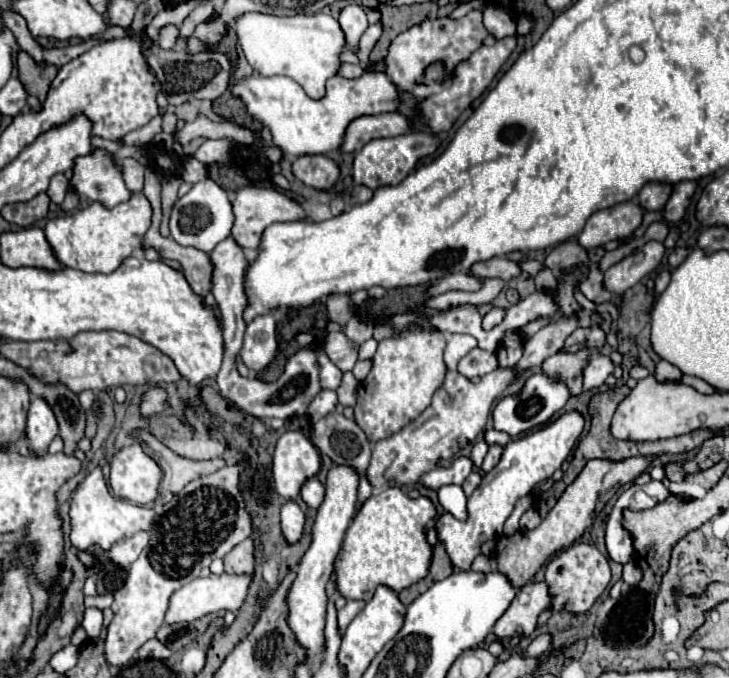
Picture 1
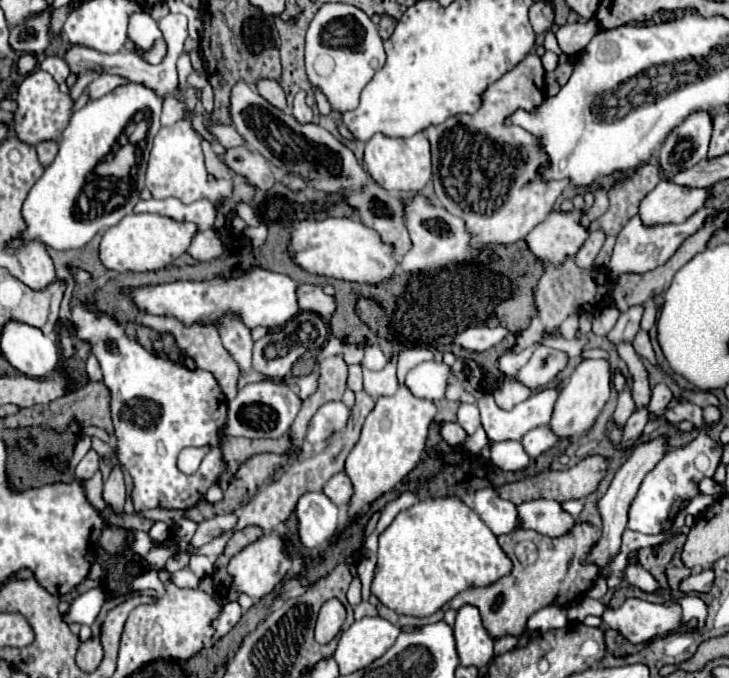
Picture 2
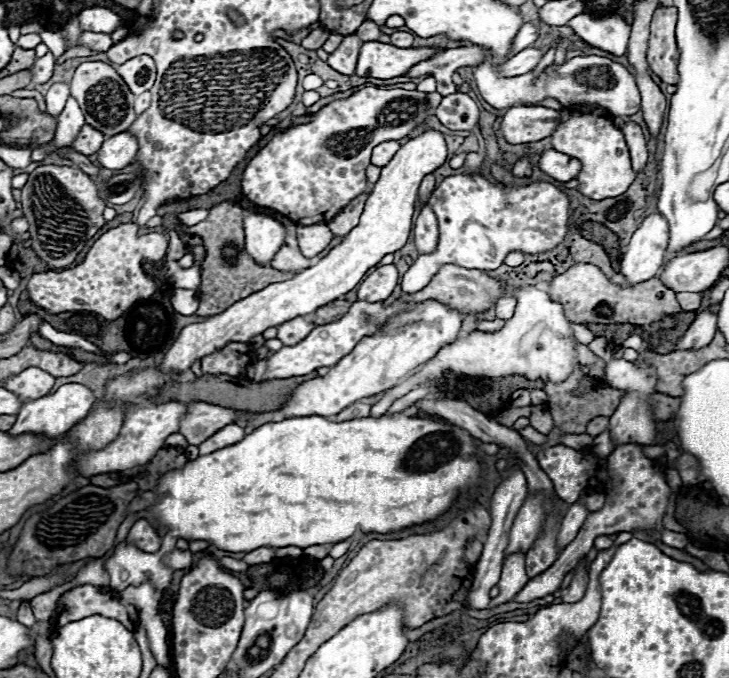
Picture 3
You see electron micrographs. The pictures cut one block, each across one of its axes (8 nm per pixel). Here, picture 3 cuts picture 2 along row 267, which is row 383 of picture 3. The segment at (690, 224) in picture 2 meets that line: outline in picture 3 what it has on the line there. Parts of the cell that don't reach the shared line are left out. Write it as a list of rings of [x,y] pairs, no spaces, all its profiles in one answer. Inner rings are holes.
[[[610,360],[606,366],[606,380],[610,388],[622,390],[622,400],[616,412],[610,416],[610,434],[616,444],[626,442],[646,442],[650,446],[656,438],[656,420],[652,414],[652,394],[656,392],[658,376],[654,366],[638,366],[628,360]]]

